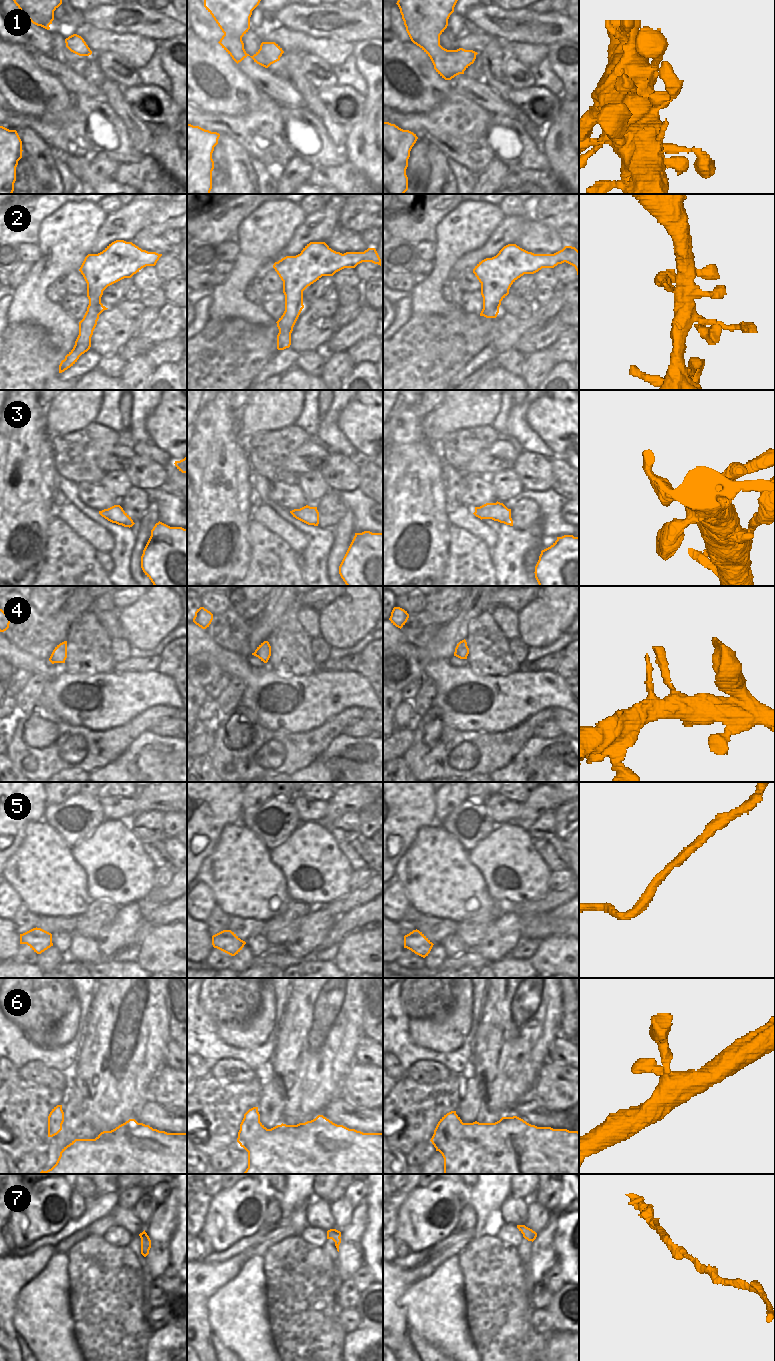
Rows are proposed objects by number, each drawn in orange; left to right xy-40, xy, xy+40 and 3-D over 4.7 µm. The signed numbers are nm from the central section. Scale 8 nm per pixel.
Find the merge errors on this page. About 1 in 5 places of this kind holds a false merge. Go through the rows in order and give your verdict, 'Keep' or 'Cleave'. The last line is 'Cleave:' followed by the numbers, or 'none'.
1: Keep
2: Keep
3: Keep
4: Keep
5: Keep
6: Keep
7: Keep
Cleave: none.

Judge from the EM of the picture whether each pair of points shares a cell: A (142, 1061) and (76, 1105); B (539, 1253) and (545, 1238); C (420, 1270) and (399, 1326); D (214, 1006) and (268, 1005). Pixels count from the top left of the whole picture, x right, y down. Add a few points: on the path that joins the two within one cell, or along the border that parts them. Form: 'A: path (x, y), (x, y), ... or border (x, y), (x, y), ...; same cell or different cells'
A: border (71, 1081), (81, 1096), (84, 1124); different cells
B: path (543, 1249), (545, 1242); same cell
C: path (405, 1281), (393, 1293), (393, 1311); same cell
D: border (261, 988), (259, 1007), (242, 1021); different cells

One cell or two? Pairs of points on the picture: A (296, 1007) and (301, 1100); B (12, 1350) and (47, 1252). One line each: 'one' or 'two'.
A: one
B: one

